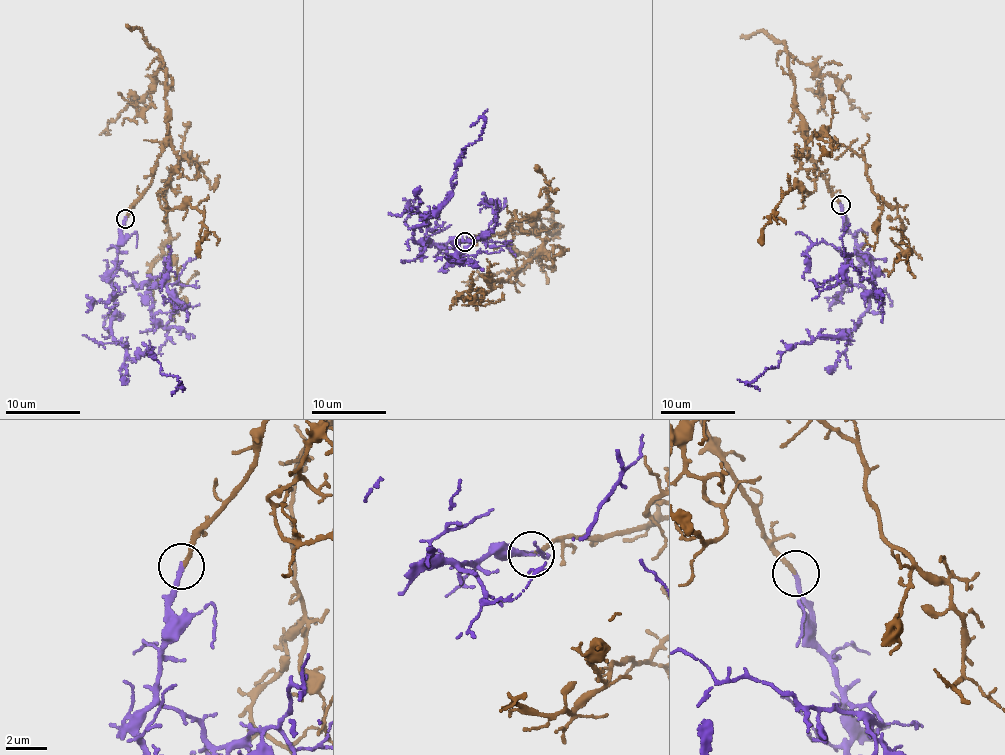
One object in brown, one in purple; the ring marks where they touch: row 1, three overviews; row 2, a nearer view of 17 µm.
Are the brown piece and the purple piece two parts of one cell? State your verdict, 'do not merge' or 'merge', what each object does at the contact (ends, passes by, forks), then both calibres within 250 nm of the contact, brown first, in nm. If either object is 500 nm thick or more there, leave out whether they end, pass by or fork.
merge; brown ends there; purple ends there; 200 nm thick on the brown side, 240 nm on the other

